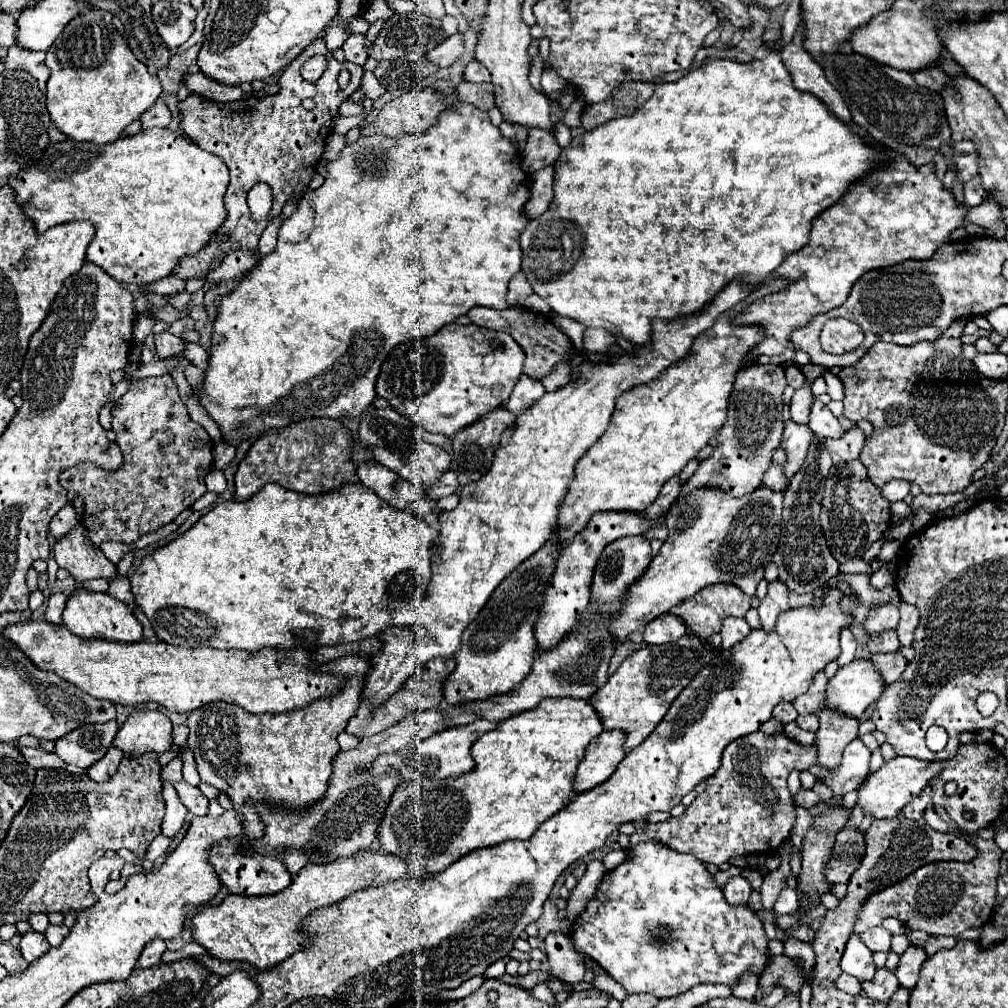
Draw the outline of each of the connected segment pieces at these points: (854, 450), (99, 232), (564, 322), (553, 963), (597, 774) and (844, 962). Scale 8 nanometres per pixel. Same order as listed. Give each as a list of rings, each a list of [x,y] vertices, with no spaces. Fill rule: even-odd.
[[[852,428],[842,436],[842,440],[826,440],[826,446],[832,460],[838,464],[838,462],[848,462],[858,458],[864,442],[866,442],[864,432],[860,428]]]
[[[170,128],[142,130],[110,144],[74,140],[52,144],[52,148],[46,148],[38,172],[28,168],[18,178],[10,178],[8,184],[16,190],[18,204],[40,232],[62,222],[92,222],[96,234],[86,260],[98,264],[112,278],[128,286],[146,286],[172,274],[180,258],[198,254],[226,220],[224,194],[228,188],[228,166],[218,156],[202,150]]]
[[[558,318],[558,322],[560,322],[560,326],[564,326],[566,334],[572,338],[572,344],[576,348],[582,348],[582,336],[584,336],[586,326],[578,320],[572,320],[572,318]]]
[[[550,932],[544,938],[544,950],[546,960],[550,964],[550,974],[558,980],[572,984],[580,982],[584,978],[584,956],[578,956],[574,948],[570,948],[570,938],[562,932]]]
[[[604,730],[586,746],[584,758],[578,764],[572,784],[576,794],[600,786],[614,774],[616,766],[626,756],[622,744],[624,744],[624,732]]]
[[[852,934],[850,940],[846,942],[846,950],[840,960],[840,968],[842,972],[858,978],[860,982],[870,980],[870,976],[874,976],[876,966],[872,962],[872,952],[866,948],[866,944],[862,942],[858,934]]]

